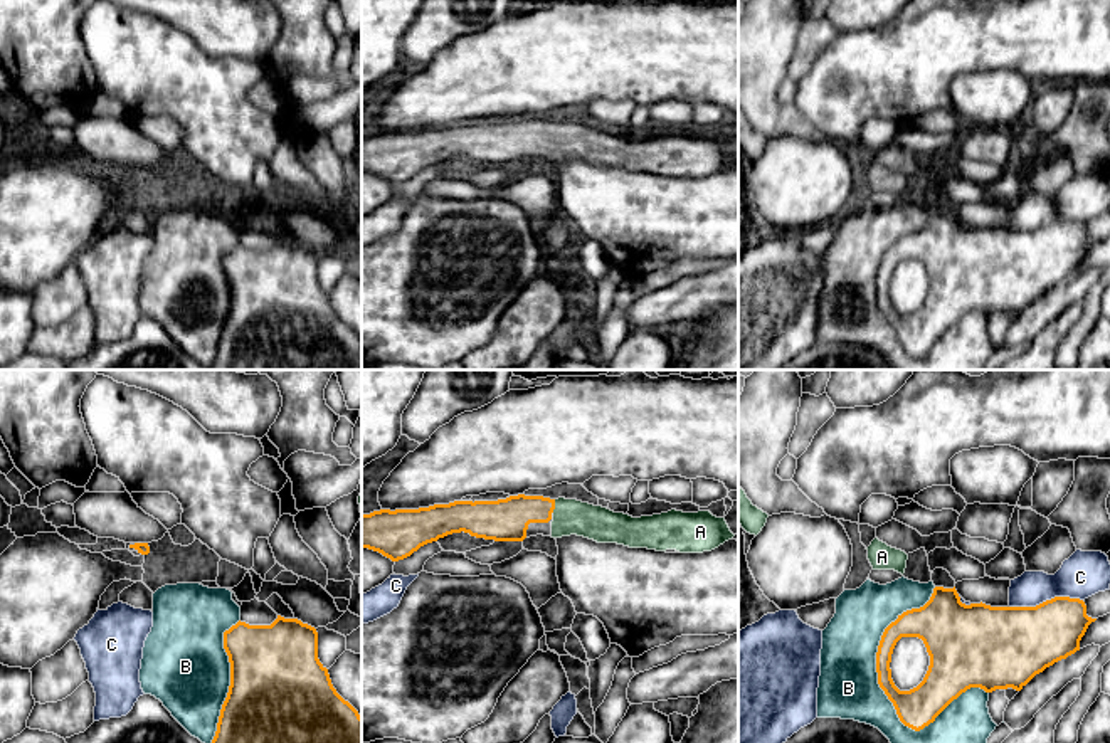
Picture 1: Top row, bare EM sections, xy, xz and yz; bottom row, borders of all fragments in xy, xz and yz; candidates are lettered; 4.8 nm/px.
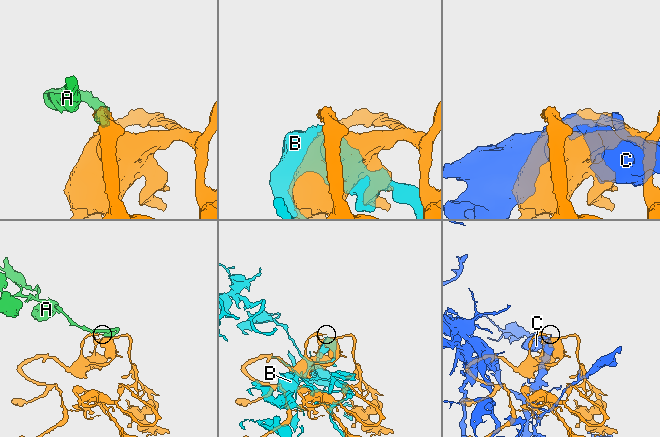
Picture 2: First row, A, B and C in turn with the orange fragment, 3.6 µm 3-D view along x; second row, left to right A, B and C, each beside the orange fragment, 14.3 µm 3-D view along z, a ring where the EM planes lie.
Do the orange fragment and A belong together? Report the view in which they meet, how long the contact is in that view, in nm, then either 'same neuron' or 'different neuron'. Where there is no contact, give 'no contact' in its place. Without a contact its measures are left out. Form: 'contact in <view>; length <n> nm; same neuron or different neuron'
contact in xz; length 70 nm; same neuron

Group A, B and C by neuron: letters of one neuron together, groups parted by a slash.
A / B / C

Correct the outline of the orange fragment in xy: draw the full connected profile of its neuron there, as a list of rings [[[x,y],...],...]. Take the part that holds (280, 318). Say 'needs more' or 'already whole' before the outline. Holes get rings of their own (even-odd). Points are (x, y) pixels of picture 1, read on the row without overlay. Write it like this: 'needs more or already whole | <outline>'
already whole | [[[281,239],[271,249],[239,244],[224,256],[224,272],[230,286],[230,309],[210,370],[362,370],[362,340],[336,316],[320,286],[314,250]]]

